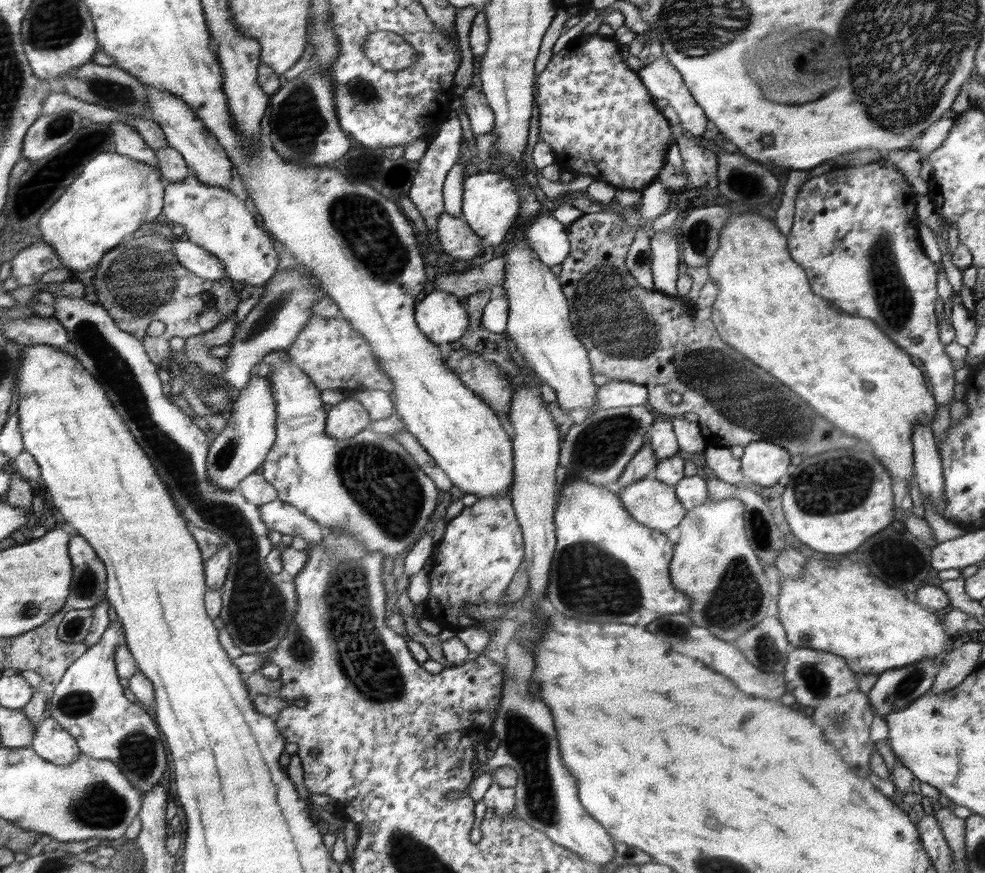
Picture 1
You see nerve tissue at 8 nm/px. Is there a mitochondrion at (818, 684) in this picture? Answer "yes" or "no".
yes

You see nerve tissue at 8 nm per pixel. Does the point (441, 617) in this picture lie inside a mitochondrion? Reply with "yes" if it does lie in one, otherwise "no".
no

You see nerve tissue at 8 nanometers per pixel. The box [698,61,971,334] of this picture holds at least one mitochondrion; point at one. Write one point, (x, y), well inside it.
(741, 183)

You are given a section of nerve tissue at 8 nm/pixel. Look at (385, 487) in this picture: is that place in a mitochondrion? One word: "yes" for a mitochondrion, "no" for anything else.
yes

